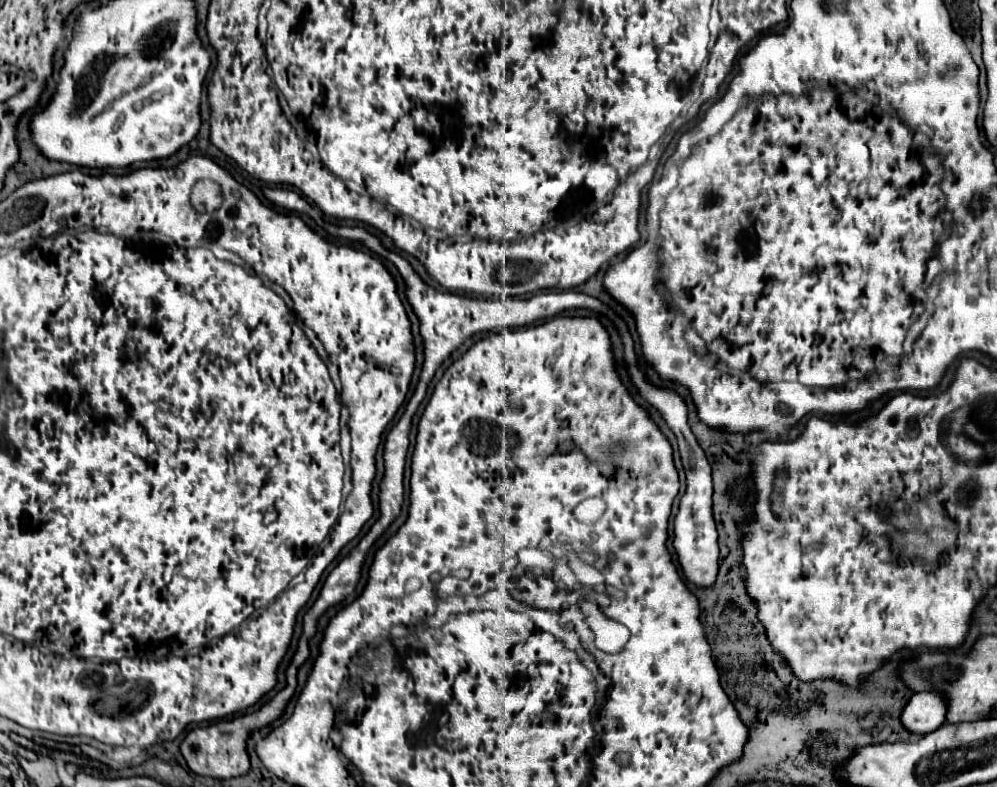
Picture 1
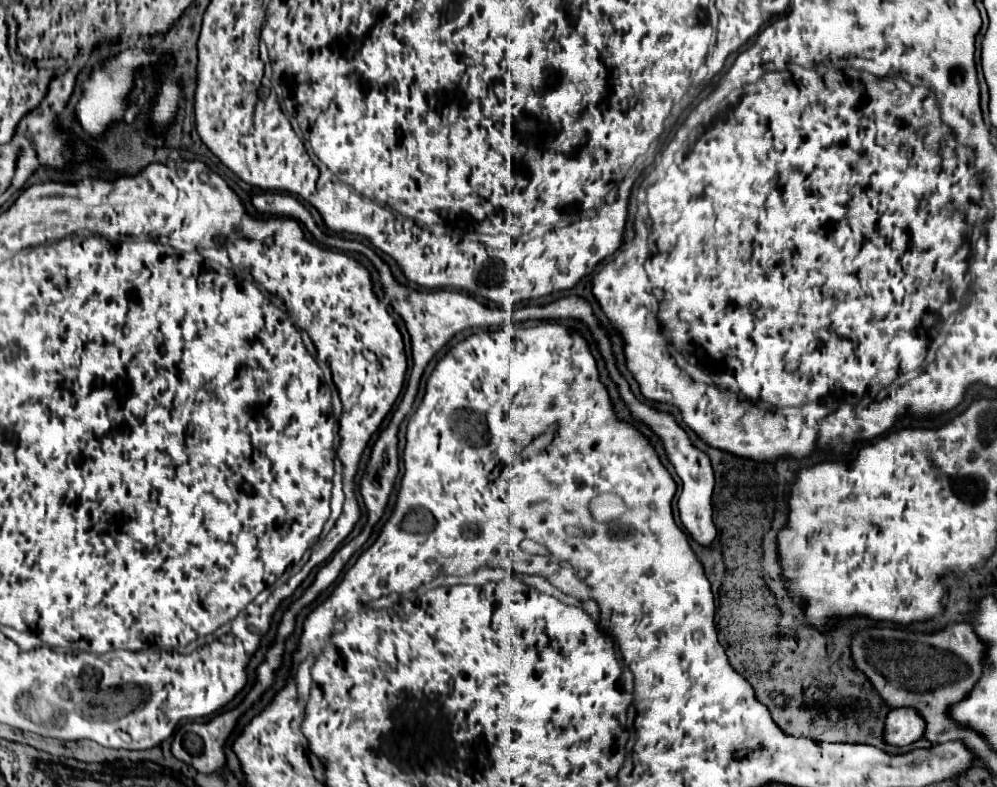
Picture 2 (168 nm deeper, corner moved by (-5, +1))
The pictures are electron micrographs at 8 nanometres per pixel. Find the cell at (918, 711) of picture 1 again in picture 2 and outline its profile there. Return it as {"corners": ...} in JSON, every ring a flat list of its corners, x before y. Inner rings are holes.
{"corners":[[894,708,886,718,886,742,894,746,906,746,922,738,926,722,914,708]]}

